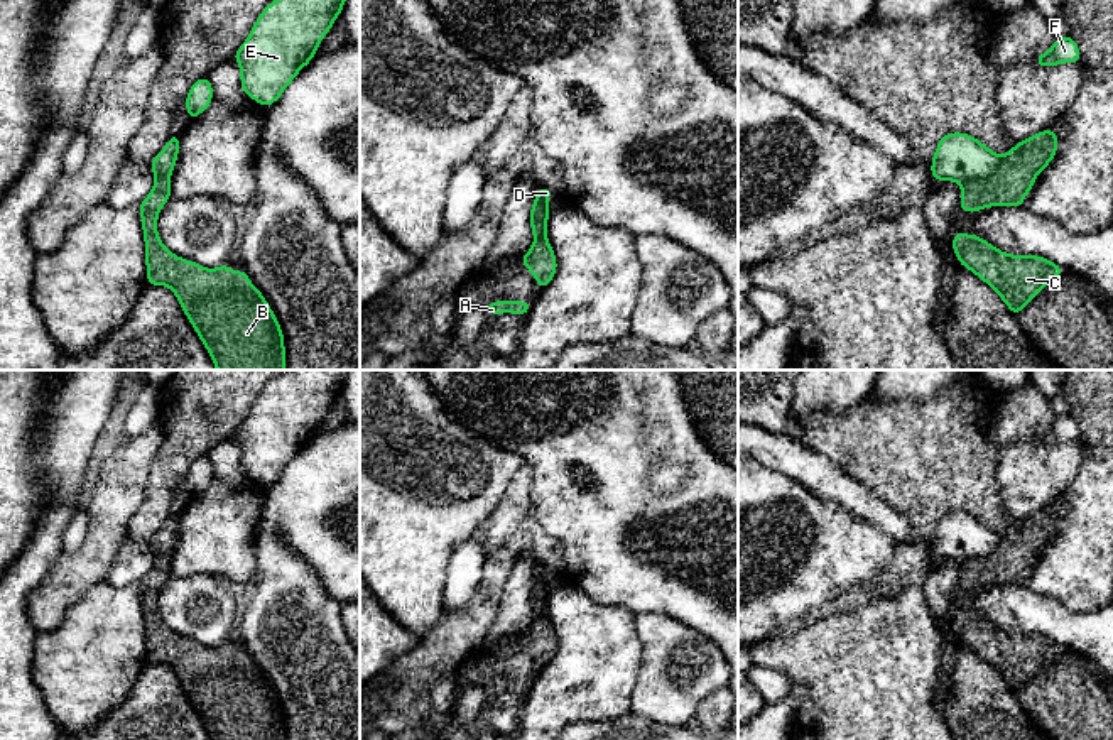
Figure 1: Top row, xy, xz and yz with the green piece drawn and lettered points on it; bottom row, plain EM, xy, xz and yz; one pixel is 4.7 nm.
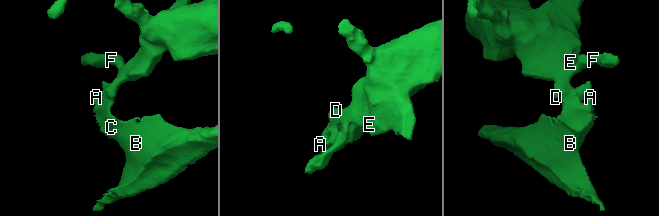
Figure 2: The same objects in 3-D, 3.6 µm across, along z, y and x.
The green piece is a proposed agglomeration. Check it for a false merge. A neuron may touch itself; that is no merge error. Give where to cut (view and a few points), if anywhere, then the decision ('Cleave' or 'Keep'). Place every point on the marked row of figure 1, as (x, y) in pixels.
Split along yz (1002, 157), (988, 176), (960, 184). Cleave

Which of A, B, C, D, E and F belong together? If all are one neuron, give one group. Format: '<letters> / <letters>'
A B C / D E F

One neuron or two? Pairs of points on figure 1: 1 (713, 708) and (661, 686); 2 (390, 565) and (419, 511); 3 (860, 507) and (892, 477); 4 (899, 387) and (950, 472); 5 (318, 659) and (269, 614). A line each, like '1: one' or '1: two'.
1: two
2: one
3: two
4: two
5: one

